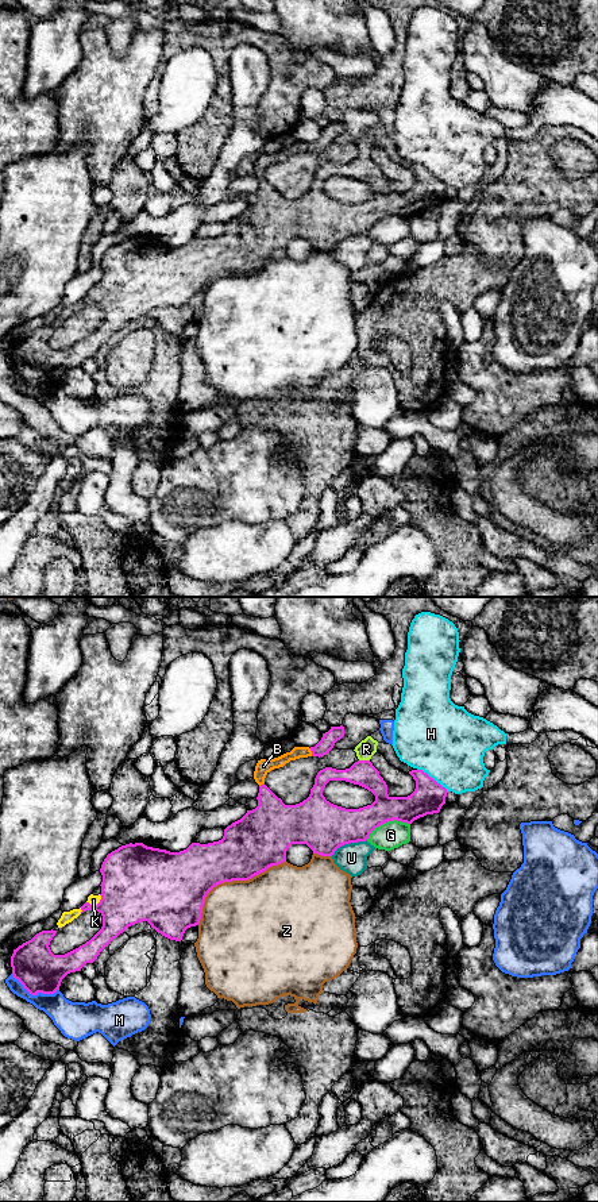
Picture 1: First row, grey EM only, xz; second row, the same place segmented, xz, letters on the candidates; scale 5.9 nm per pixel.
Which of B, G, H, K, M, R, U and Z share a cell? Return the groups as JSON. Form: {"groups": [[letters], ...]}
{"groups": [["B", "K", "R"], ["G"], ["H"], ["M"], ["U"], ["Z"]]}

